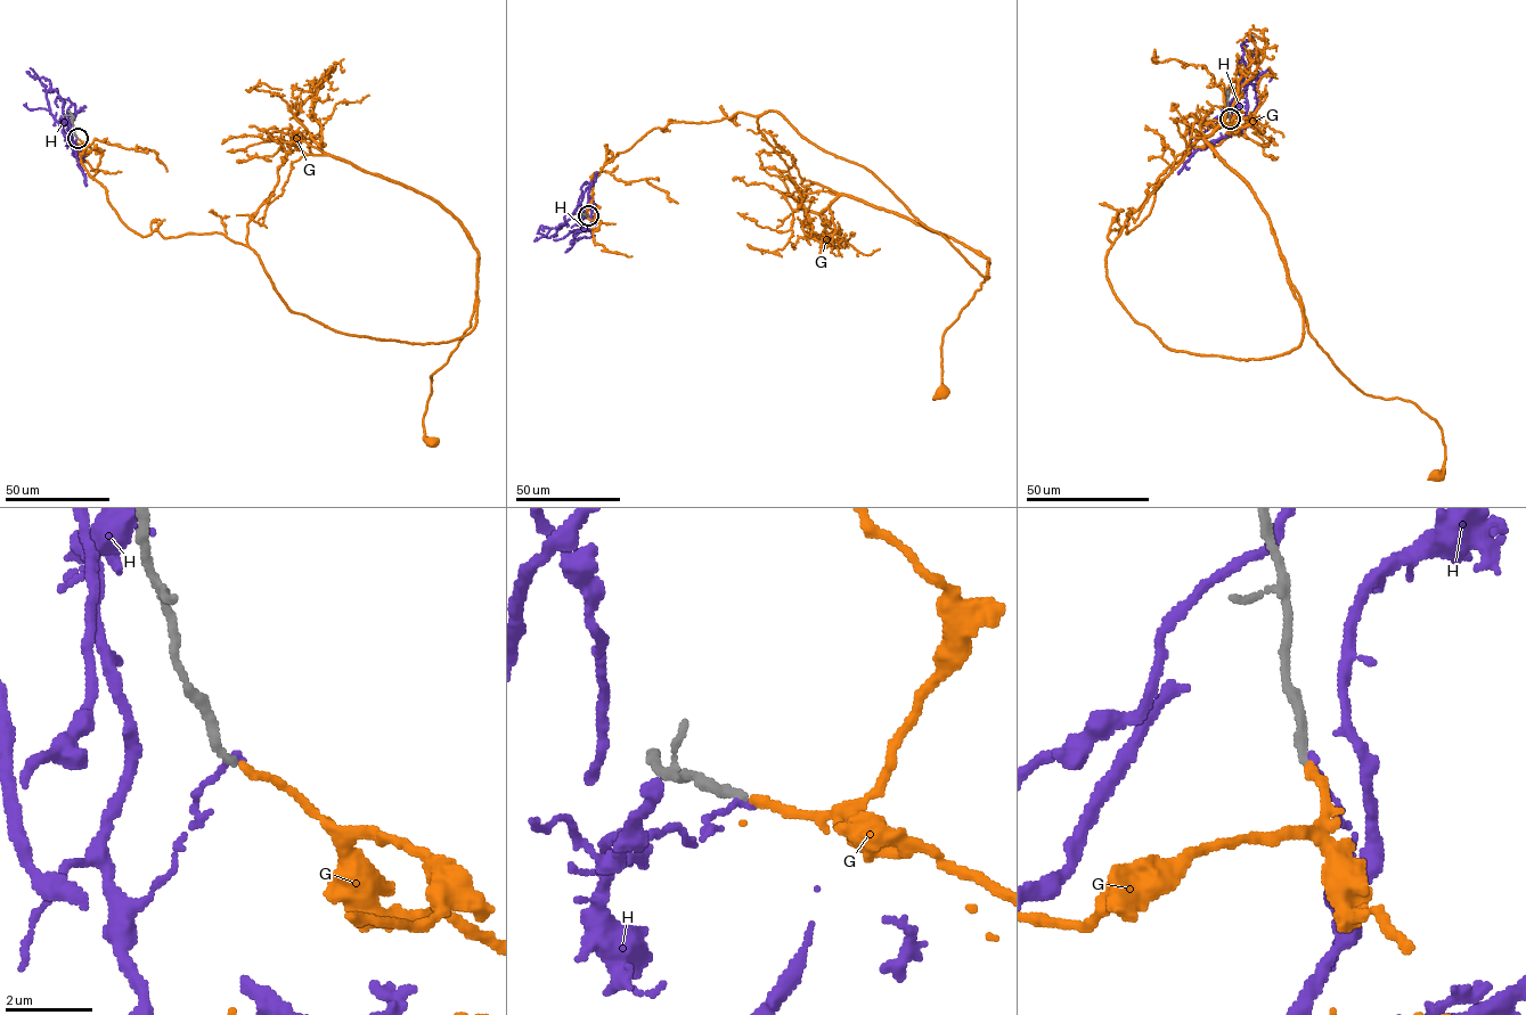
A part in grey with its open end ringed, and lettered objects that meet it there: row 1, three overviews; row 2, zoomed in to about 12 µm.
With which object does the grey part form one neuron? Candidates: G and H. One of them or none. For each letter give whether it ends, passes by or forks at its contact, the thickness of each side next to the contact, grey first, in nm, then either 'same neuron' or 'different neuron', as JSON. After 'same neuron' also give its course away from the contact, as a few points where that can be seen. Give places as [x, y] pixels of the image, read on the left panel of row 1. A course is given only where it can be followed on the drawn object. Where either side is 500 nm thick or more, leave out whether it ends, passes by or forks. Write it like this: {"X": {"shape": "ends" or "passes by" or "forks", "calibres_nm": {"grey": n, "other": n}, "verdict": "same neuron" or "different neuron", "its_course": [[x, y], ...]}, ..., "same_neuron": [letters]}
{"G": {"shape": "ends", "calibres_nm": {"grey": 220, "other": 200}, "verdict": "same neuron", "its_course": [[78, 138], [130, 229], [249, 245], [337, 332], [447, 343], [476, 293], [430, 377], [431, 441]]}, "H": {"shape": "ends", "calibres_nm": {"grey": 220, "other": 170}, "verdict": "different neuron"}, "same_neuron": ["G"]}

